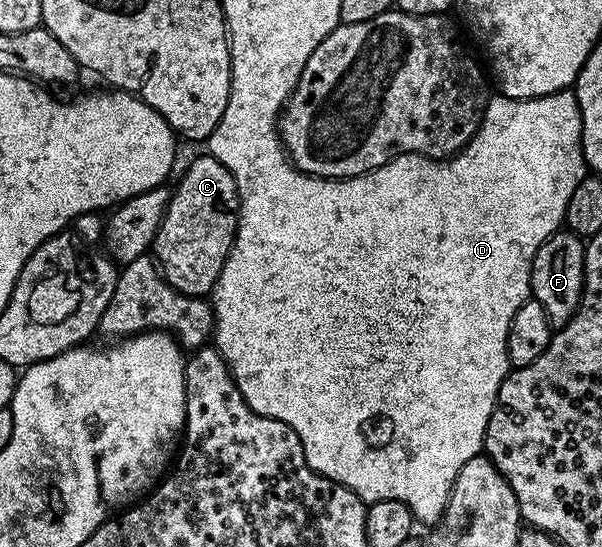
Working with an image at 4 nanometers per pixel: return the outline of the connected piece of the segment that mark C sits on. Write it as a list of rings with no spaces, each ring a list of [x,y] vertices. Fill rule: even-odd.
[[[202,156],[184,171],[179,186],[174,186],[153,246],[153,256],[158,261],[159,268],[163,270],[164,279],[177,292],[190,297],[203,297],[215,288],[239,226],[239,188],[233,175],[216,157]]]

